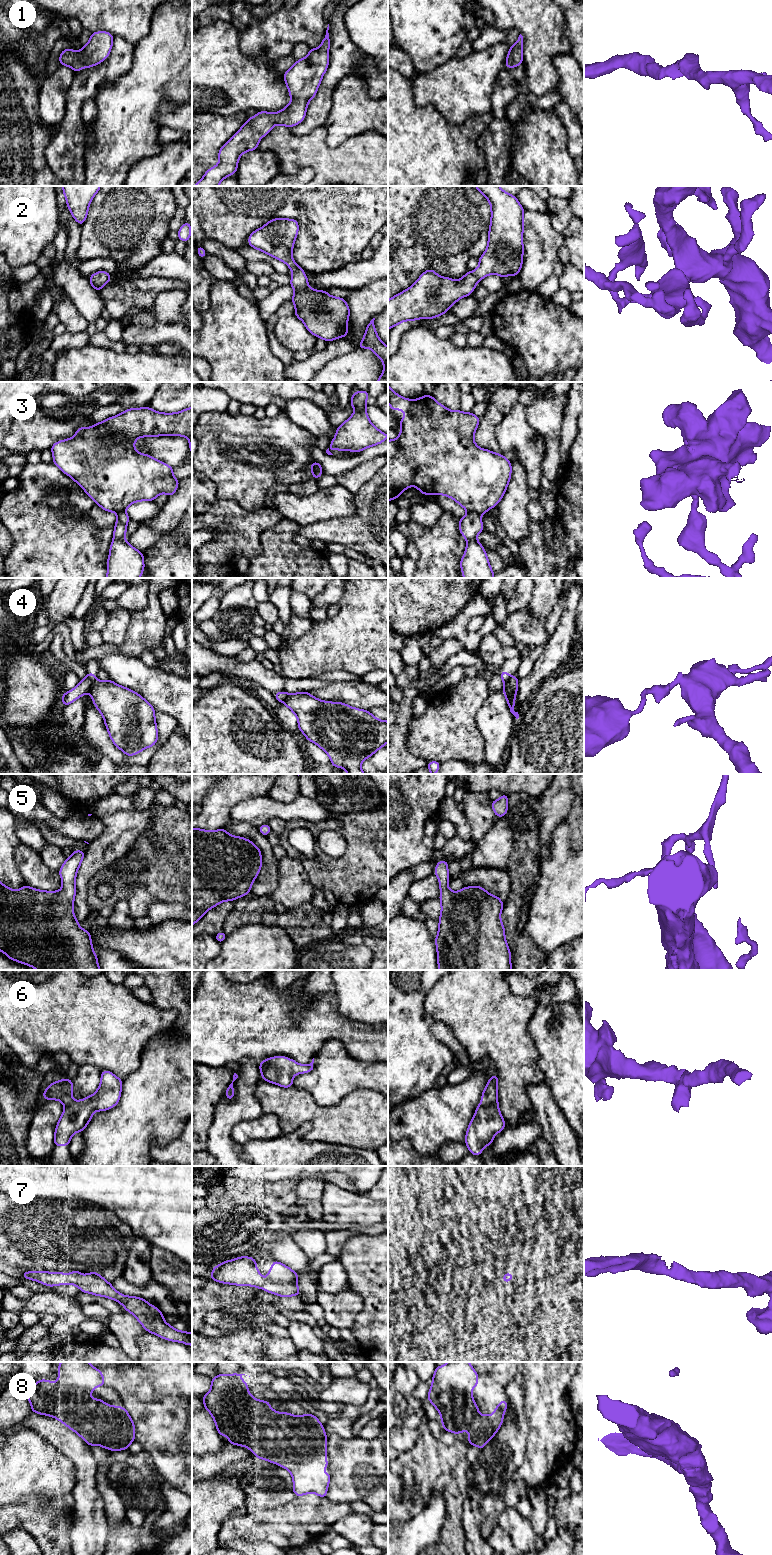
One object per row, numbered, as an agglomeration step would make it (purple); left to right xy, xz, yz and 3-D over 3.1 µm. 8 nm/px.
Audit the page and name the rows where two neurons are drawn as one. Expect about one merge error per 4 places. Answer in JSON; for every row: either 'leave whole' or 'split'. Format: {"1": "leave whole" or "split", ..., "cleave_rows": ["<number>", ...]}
{"1": "leave whole", "2": "leave whole", "3": "split", "4": "split", "5": "leave whole", "6": "split", "7": "leave whole", "8": "leave whole", "cleave_rows": ["3", "4", "6"]}

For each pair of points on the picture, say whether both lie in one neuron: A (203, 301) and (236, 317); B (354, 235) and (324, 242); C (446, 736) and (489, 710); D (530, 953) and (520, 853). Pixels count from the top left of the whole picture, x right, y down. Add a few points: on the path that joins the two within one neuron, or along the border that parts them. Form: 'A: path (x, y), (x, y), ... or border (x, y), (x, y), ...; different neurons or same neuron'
A: border (212, 281), (209, 307), (202, 312); different neurons
B: path (347, 235), (331, 236); same neuron
C: border (487, 697), (476, 714), (476, 725), (484, 740); different neurons
D: path (510, 929), (510, 913), (520, 884), (520, 878); same neuron

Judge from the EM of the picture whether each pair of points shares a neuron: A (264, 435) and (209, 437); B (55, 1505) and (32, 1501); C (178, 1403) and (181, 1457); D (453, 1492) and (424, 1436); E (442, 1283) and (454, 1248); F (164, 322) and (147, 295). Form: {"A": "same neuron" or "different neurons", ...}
{"A": "same neuron", "B": "same neuron", "C": "same neuron", "D": "same neuron", "E": "different neurons", "F": "different neurons"}

